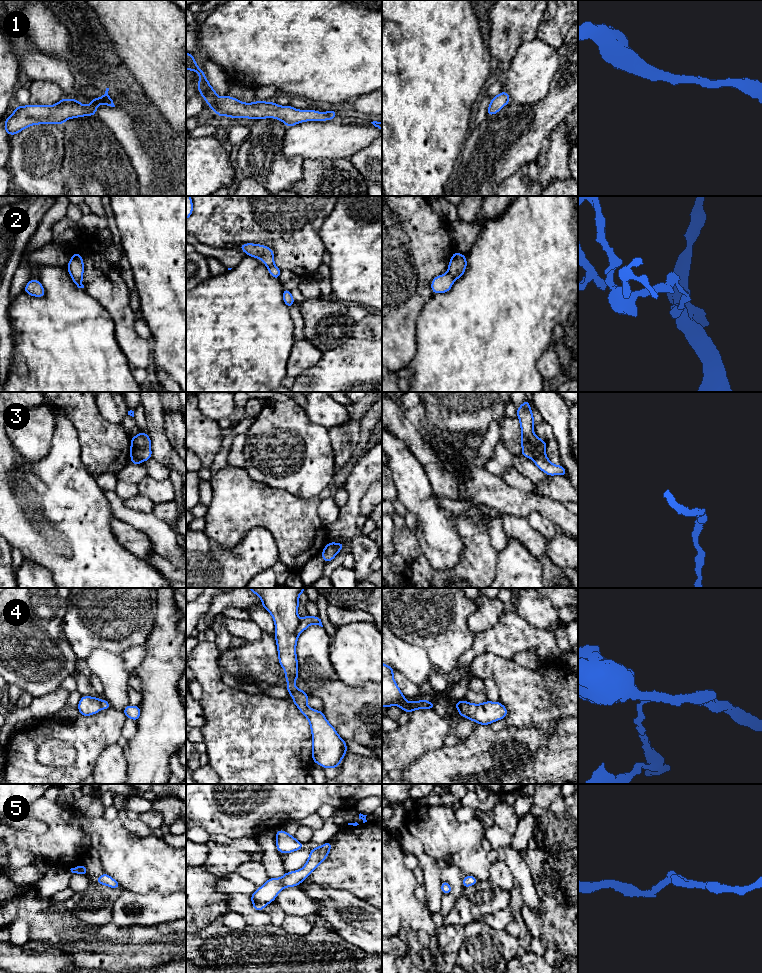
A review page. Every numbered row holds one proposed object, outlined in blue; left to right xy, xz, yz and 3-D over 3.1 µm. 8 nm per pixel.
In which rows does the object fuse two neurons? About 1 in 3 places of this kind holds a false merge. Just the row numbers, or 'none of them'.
2, 3, 4

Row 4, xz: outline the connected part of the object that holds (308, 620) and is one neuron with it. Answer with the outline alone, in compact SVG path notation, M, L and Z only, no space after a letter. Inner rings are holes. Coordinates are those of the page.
M307 614L299 622L296 634L299 635L303 631L305 631L308 626L310 626L312 624L316 624L316 625L319 625L319 626L323 627L321 619L320 619L319 616L313 617L313 616L310 616L310 615Z

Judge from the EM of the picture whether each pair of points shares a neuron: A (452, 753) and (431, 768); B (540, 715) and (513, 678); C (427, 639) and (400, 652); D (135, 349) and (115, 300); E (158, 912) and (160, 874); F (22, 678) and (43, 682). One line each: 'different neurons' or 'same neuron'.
A: same neuron
B: same neuron
C: different neurons
D: same neuron
E: different neurons
F: same neuron

